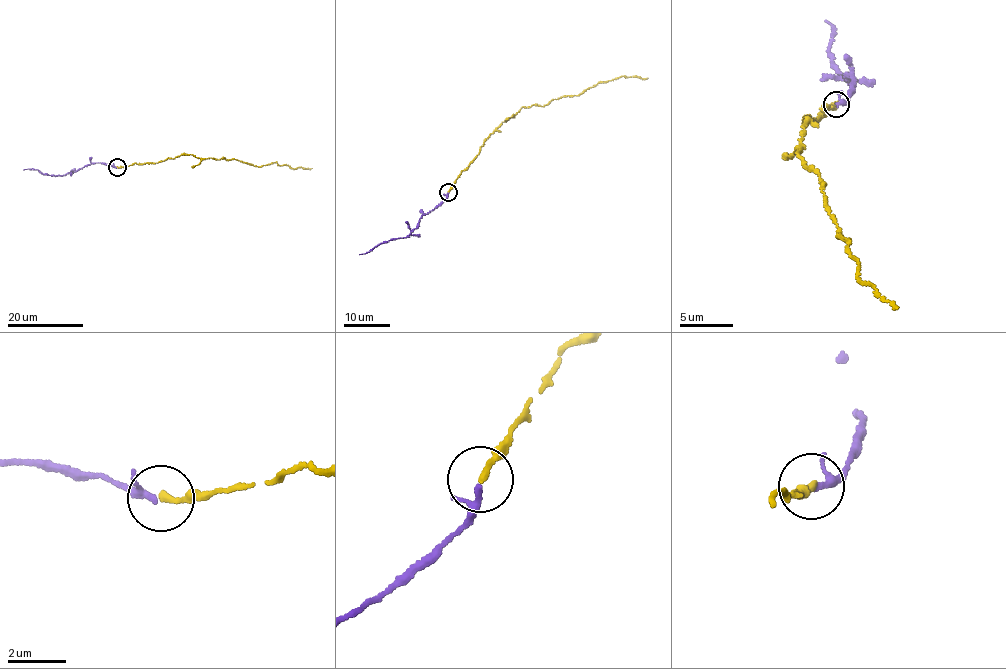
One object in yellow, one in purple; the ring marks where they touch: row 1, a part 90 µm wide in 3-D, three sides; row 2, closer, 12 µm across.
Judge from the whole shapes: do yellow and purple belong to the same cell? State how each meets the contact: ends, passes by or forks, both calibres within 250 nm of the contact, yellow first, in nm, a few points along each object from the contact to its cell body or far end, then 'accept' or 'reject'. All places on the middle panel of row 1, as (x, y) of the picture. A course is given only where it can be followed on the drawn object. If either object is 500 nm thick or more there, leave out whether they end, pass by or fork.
yellow ends; purple passes by; calibres 220 and 170 nm; course yellow (448, 192), (490, 134), (522, 108), (580, 94), (620, 76), (648, 78); course purple (448, 193), (442, 202), (422, 215), (416, 228), (407, 237), (380, 243), (369, 252), (359, 254); accept

